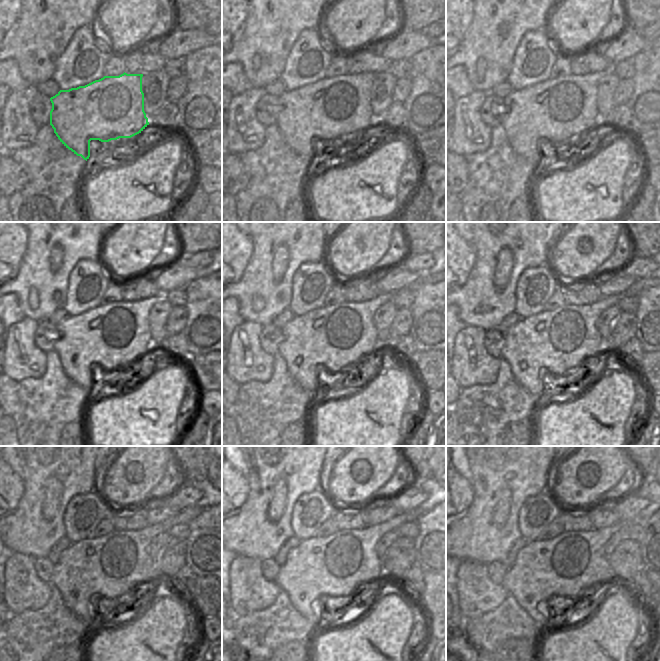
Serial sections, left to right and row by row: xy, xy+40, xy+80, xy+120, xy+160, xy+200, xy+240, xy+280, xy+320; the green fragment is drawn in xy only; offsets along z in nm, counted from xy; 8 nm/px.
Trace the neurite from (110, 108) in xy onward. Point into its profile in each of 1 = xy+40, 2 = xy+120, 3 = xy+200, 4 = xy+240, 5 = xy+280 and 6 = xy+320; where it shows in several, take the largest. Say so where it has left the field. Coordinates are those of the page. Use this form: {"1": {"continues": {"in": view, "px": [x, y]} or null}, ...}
{"1": {"continues": {"in": "xy+40", "px": [333, 110]}}, "2": {"continues": {"in": "xy+120", "px": [110, 337]}}, "3": {"continues": {"in": "xy+200", "px": [556, 342]}}, "4": {"continues": {"in": "xy+240", "px": [110, 567]}}, "5": {"continues": {"in": "xy+280", "px": [340, 565]}}, "6": {"continues": {"in": "xy+320", "px": [572, 565]}}}

